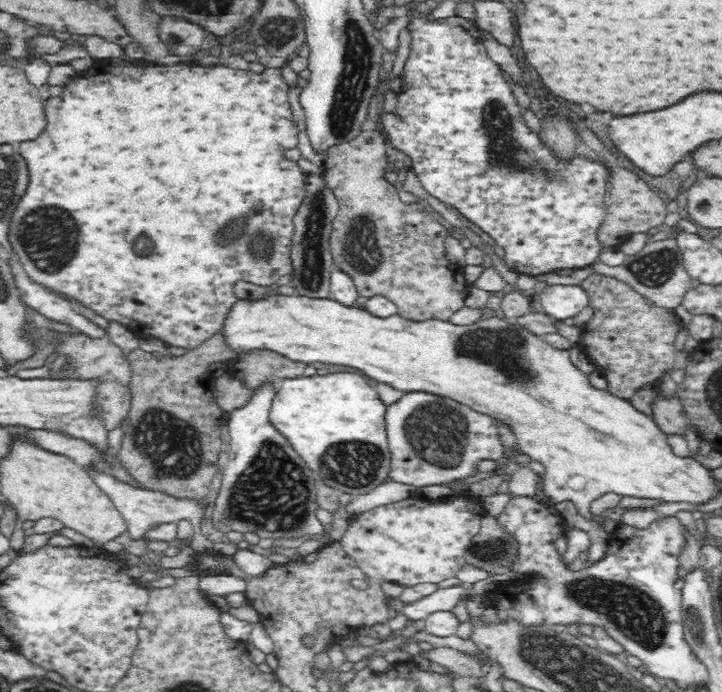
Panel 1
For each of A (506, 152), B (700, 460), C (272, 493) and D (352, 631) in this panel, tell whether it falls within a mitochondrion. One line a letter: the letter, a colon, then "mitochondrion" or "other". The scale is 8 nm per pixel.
A: mitochondrion
B: other
C: mitochondrion
D: other

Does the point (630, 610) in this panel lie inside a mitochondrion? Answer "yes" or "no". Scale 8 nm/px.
yes

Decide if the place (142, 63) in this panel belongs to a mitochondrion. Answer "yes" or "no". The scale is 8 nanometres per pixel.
no

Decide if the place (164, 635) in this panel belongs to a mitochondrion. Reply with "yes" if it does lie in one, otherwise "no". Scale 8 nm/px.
no

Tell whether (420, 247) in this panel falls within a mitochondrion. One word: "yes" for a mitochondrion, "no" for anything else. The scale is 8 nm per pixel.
no

